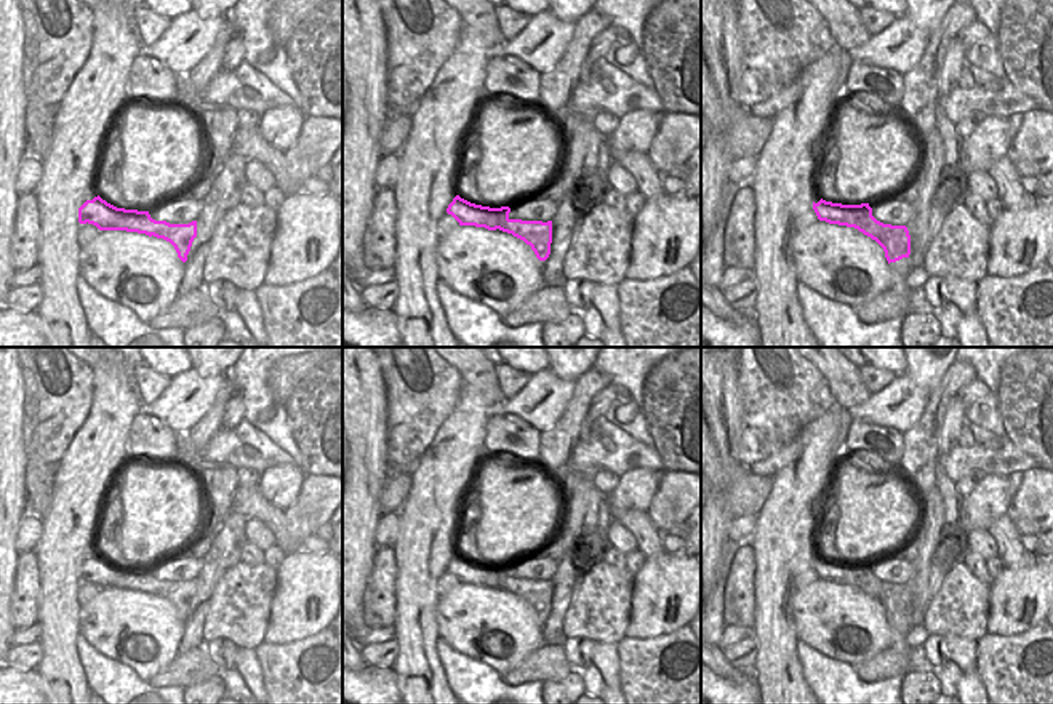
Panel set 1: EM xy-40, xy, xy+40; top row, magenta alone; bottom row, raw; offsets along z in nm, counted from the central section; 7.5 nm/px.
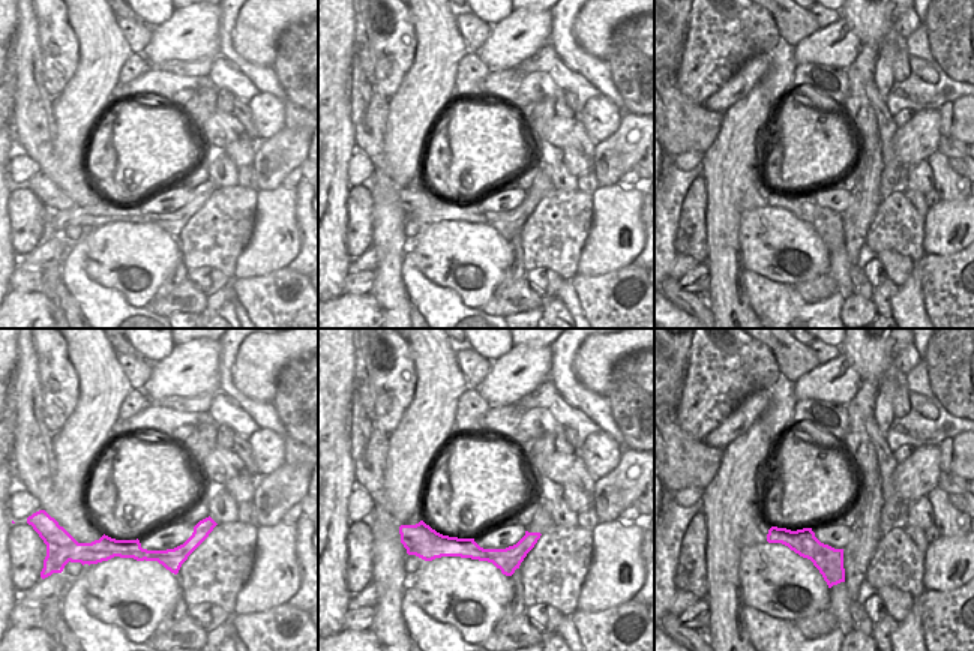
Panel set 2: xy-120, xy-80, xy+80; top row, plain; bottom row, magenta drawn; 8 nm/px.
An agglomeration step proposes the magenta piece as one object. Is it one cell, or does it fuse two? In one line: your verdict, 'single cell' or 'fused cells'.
fused cells

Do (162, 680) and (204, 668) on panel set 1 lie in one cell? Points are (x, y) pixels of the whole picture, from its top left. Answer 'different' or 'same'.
same

